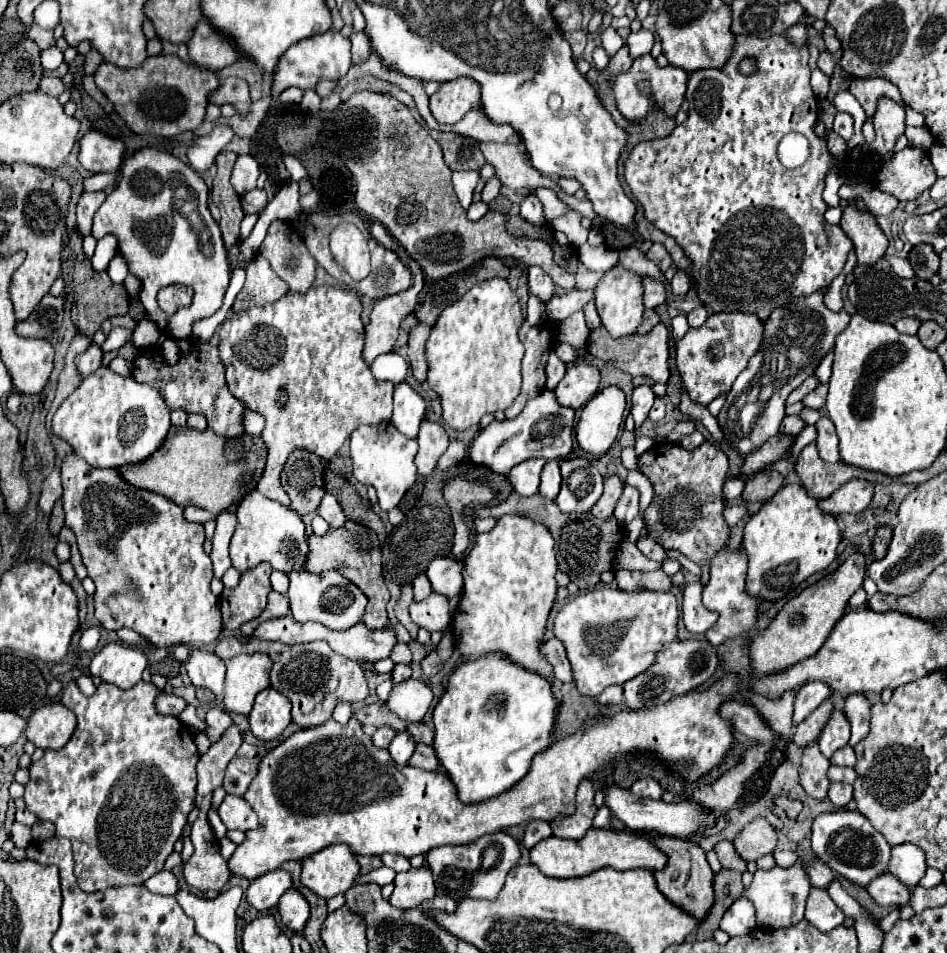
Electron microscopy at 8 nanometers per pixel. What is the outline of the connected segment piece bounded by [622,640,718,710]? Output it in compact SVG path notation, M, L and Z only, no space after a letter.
M706 640L672 642L672 644L664 646L664 650L660 650L656 662L646 672L628 680L622 686L624 700L626 700L628 708L632 708L632 710L644 710L644 708L666 704L670 698L686 694L686 692L698 688L700 684L704 684L714 674L716 664L718 664L718 656L716 656L716 650L710 646L710 642L706 642Z

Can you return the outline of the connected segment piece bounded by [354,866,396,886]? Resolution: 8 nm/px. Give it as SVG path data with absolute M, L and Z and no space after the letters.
M382 866L382 868L378 868L378 870L374 870L368 874L363 874L360 872L354 884L374 882L376 884L380 884L380 886L384 886L384 884L390 884L390 882L394 880L394 876L396 876L396 872L394 872L392 868L388 868L388 866Z

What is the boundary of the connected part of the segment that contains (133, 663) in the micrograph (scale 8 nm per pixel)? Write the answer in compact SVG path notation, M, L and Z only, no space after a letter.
M106 644L90 664L90 674L100 676L104 682L122 690L136 686L142 680L142 672L148 666L148 658L140 648L124 644Z

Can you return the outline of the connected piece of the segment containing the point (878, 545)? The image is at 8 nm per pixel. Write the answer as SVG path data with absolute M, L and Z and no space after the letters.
M880 526L876 530L876 536L874 536L874 542L872 542L872 550L874 550L874 556L880 560L884 558L888 546L890 546L890 540L892 540L892 528L890 526Z

